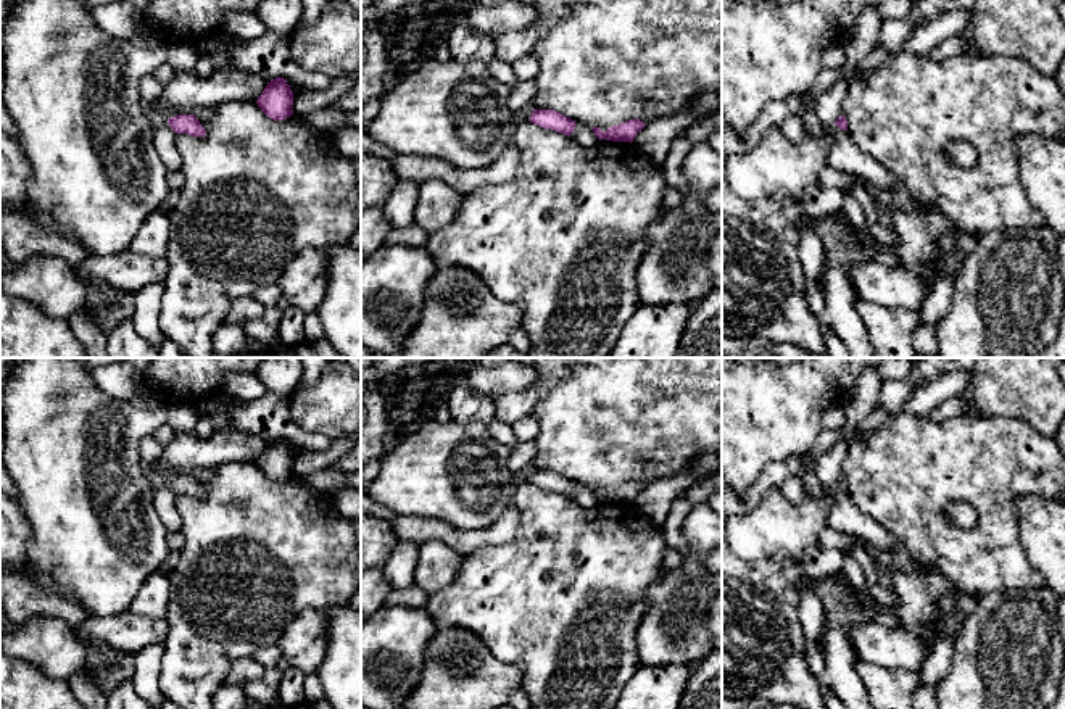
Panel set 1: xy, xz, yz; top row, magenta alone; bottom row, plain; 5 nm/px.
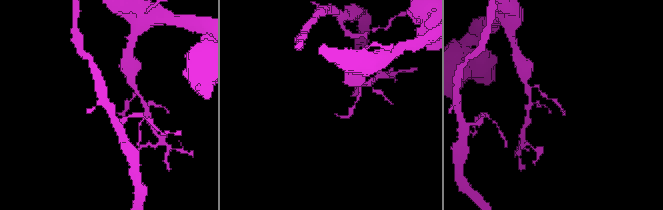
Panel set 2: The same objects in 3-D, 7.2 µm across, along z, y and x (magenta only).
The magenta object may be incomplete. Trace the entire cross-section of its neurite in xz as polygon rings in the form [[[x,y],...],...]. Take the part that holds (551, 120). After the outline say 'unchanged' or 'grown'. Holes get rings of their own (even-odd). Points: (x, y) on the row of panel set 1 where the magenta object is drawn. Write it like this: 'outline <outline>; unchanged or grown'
outline [[[533,110],[530,119],[535,126],[570,135],[577,126],[570,118],[554,111],[554,110]]]; unchanged

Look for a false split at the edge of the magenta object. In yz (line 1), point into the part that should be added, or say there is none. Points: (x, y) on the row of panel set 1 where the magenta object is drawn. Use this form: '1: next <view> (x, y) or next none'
1: next none

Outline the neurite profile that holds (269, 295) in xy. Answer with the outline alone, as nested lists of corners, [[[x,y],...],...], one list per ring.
[[[272,284],[256,290],[253,296],[263,305],[264,309],[274,308],[282,296],[282,290],[277,284]]]

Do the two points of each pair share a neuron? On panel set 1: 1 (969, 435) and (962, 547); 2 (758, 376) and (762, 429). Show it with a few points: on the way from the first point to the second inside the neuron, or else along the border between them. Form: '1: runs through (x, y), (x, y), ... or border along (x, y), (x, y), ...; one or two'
1: runs through (982, 463), (985, 466), (985, 519); one
2: runs through (758, 389), (758, 397), (762, 402), (762, 416); one

